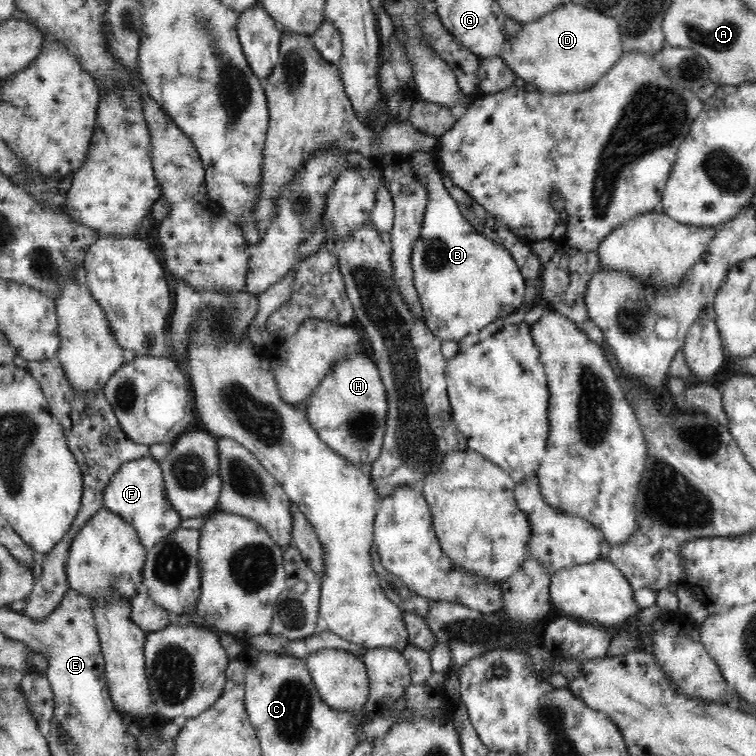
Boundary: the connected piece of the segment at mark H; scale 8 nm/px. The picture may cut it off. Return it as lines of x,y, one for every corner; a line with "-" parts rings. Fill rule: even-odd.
369,351
350,354
338,360
308,398
305,412
318,437
334,453
358,468
370,469
383,448
388,400
378,365
371,359

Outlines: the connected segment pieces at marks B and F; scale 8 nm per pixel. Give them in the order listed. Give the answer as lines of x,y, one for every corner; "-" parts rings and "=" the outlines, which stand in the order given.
435,152
411,153
408,157
415,174
420,181
426,183
428,204
420,231
420,236
412,249
411,265
414,271
414,286
416,287
423,310
425,325
442,340
455,340
457,343
468,336
478,334
486,325
500,316
500,308
506,310
507,316
516,311
523,302
526,288
525,278
522,276
514,257
502,245
496,244
491,238
484,236
472,226
462,214
455,198
445,187
446,179
437,161
=
151,456
122,463
110,479
103,496
104,507
118,514
136,529
144,549
149,551
160,539
174,532
182,519
165,493
161,463

